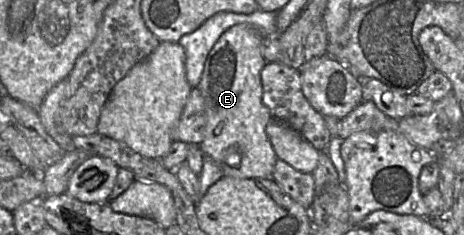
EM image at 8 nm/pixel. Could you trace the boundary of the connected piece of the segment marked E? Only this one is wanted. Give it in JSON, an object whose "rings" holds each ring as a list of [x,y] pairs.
{"rings":[[[240,23],[230,27],[220,36],[219,40],[215,43],[212,50],[210,51],[204,65],[200,82],[197,86],[205,102],[207,118],[204,140],[199,145],[204,155],[212,158],[221,167],[224,176],[231,176],[235,178],[272,178],[274,166],[278,159],[266,134],[266,126],[273,117],[270,113],[270,110],[263,103],[261,71],[267,63],[262,53],[264,37],[266,37],[266,35],[263,32],[248,23]]]}

